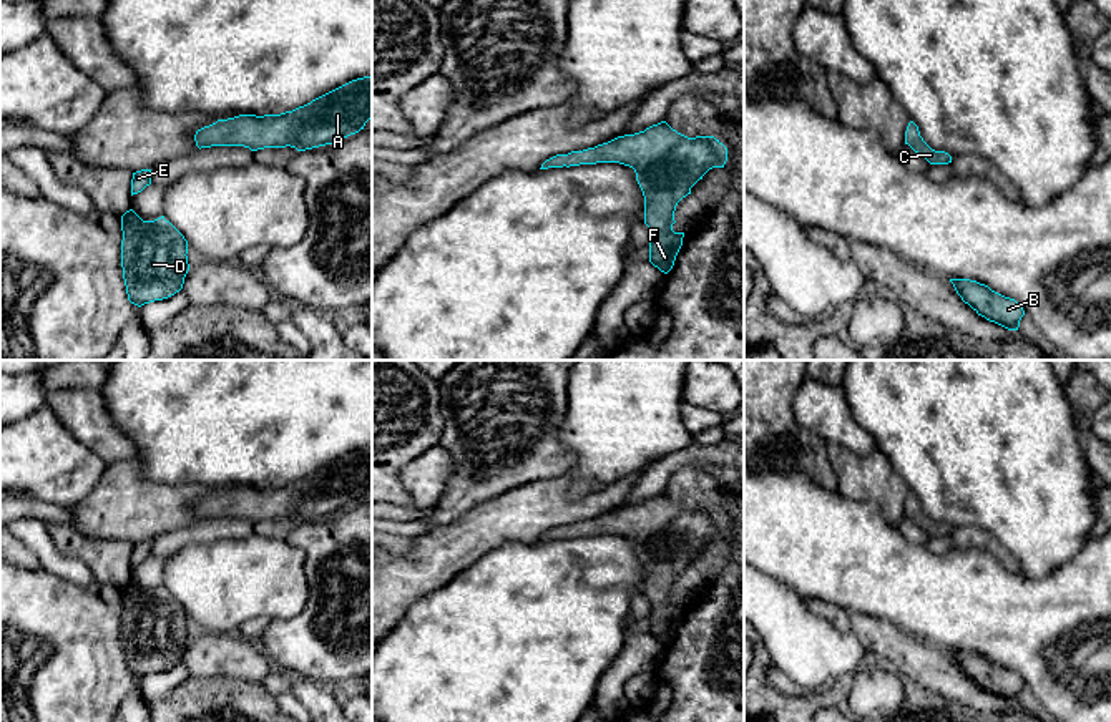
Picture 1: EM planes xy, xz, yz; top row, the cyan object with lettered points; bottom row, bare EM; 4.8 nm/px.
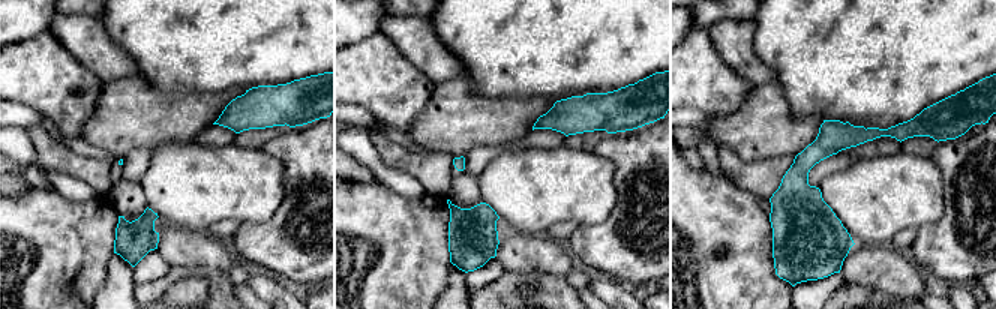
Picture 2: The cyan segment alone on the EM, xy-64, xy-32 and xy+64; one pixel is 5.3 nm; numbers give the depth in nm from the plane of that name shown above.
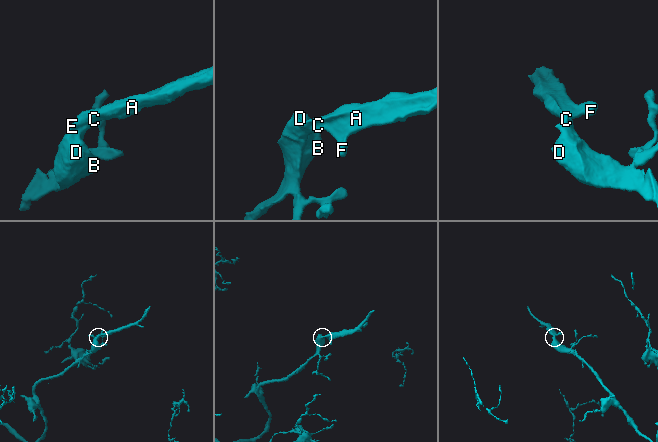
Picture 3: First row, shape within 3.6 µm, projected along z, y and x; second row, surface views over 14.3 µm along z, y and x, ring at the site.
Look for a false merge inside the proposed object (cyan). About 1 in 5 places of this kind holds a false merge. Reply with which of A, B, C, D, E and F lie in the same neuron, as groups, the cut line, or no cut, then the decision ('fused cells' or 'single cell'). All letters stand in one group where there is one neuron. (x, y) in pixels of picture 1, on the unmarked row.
groups A B C D E F; cut none; single cell

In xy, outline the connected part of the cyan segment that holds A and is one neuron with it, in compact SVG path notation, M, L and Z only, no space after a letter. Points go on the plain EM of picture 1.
M372 448L352 451L281 486L239 486L196 503L196 518L296 520L332 516L364 501L372 490Z

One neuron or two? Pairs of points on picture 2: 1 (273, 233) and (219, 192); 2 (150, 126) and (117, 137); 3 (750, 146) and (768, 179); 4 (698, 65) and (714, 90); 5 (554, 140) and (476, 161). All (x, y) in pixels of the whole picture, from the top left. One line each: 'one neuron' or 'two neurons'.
1: two neurons
2: one neuron
3: two neurons
4: one neuron
5: one neuron

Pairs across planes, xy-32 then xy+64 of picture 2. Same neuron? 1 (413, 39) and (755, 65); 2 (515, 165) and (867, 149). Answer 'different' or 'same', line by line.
1: same
2: different

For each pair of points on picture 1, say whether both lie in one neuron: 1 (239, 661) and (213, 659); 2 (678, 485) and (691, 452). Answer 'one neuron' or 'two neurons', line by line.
1: one neuron
2: two neurons

